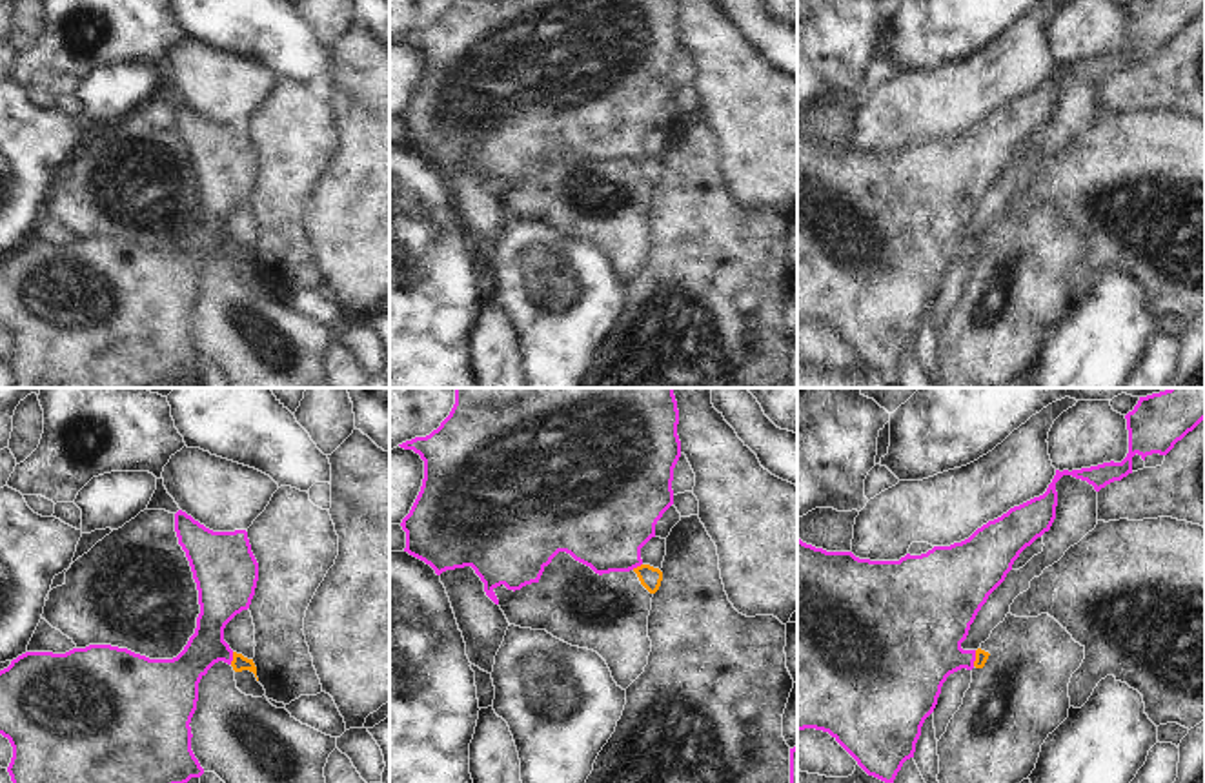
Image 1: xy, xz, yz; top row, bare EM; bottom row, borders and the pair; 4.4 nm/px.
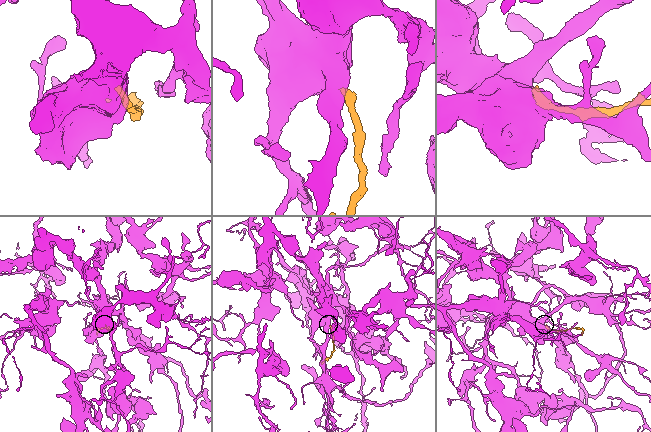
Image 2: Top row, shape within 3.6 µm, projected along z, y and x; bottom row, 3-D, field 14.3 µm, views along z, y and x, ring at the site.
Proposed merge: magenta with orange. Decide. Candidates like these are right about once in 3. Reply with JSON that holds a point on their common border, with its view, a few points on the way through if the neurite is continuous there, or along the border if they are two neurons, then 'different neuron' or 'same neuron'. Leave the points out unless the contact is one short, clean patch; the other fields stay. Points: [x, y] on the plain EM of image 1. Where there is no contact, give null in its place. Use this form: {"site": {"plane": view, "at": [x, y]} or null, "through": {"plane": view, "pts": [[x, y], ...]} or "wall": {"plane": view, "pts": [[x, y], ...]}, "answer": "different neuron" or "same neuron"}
{"site": {"plane": "yz", "at": [974, 250]}, "through": {"plane": "yz", "pts": [[920, 235], [949, 250], [974, 250], [982, 248]]}, "answer": "same neuron"}

